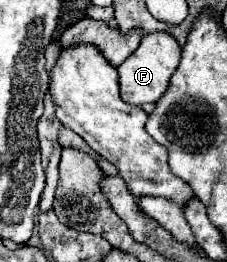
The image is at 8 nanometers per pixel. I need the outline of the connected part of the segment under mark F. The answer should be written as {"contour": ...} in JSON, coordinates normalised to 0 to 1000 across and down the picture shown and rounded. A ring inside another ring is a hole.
{"contour":[[[683,122],[683,130],[630,137],[604,191],[577,198],[559,229],[515,252],[533,374],[586,405],[683,397],[744,336],[744,298],[780,267],[789,229],[797,229],[797,176],[762,137],[744,137],[736,122]]]}

